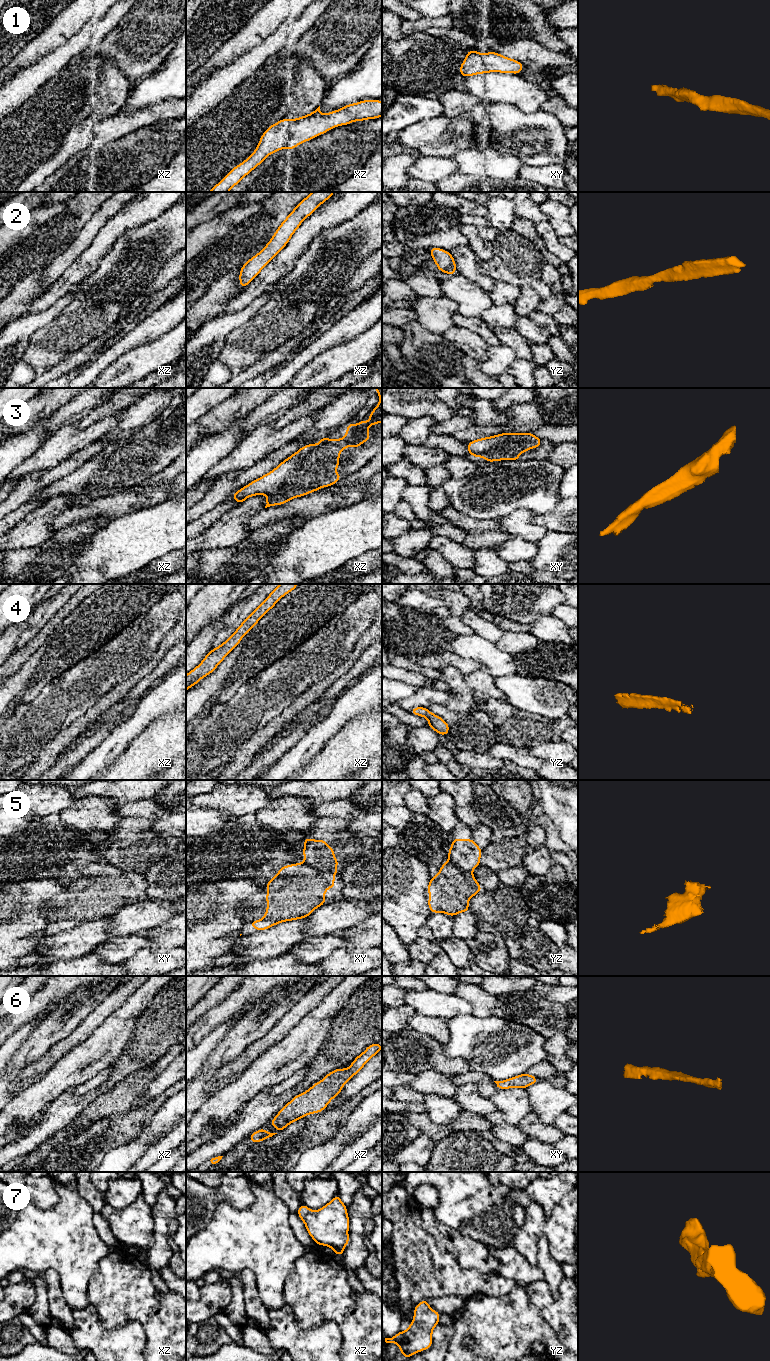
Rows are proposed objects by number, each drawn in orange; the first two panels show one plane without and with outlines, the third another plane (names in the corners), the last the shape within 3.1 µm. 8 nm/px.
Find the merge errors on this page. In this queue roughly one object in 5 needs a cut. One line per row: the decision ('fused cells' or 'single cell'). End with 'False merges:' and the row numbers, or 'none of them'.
1: single cell
2: single cell
3: single cell
4: single cell
5: fused cells
6: single cell
7: single cell
False merges: 5

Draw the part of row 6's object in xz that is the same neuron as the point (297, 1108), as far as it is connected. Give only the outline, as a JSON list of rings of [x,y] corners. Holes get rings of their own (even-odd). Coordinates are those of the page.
[[[381,1044],[369,1045],[362,1054],[356,1057],[349,1068],[339,1068],[330,1072],[322,1081],[315,1083],[304,1093],[296,1095],[269,1123],[280,1132],[292,1122],[306,1115],[321,1112],[327,1107],[329,1102],[341,1092],[344,1084],[348,1082],[352,1076],[356,1075],[381,1049]],[[261,1128],[251,1134],[249,1139],[256,1144],[277,1133],[270,1133]]]

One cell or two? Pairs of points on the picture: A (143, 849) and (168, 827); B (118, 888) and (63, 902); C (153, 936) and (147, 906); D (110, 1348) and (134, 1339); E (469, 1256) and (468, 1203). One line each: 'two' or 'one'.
A: two
B: one
C: two
D: one
E: two

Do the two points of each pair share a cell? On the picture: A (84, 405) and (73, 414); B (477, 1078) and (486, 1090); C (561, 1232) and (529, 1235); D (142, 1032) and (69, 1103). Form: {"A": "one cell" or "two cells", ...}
{"A": "one cell", "B": "one cell", "C": "one cell", "D": "one cell"}

